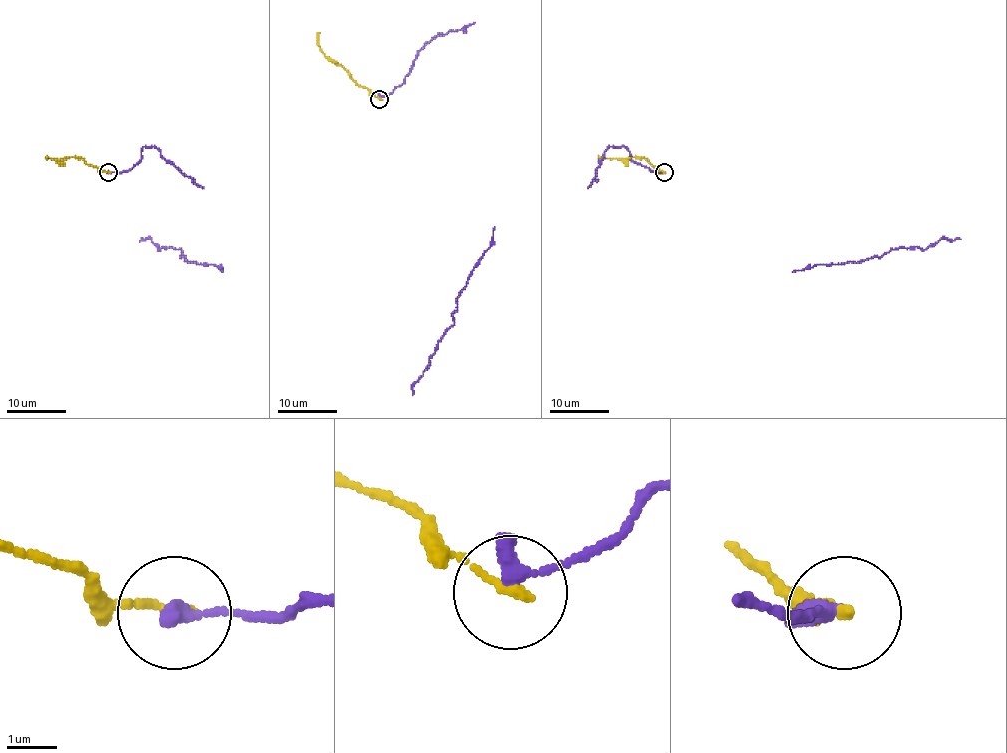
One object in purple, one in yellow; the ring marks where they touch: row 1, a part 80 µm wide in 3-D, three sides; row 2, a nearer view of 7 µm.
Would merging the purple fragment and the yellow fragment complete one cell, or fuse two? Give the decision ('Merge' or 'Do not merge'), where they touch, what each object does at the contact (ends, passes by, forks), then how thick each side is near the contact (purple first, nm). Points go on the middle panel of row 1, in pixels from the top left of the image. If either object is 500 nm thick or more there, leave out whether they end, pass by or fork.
Do not merge. Place: (379, 99). At the ring purple ends. At the ring yellow ends. Thickness 400 nm (purple) against 200 nm

